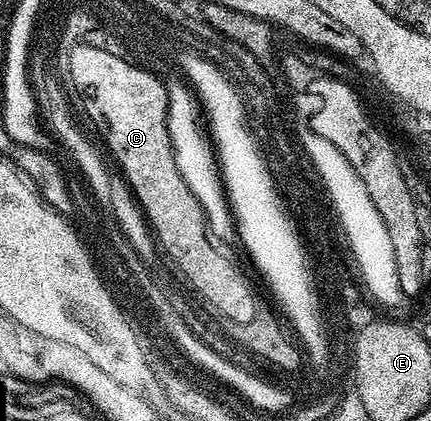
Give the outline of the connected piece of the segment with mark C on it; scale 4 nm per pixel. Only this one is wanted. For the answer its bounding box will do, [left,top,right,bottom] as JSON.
[70,44,254,324]

